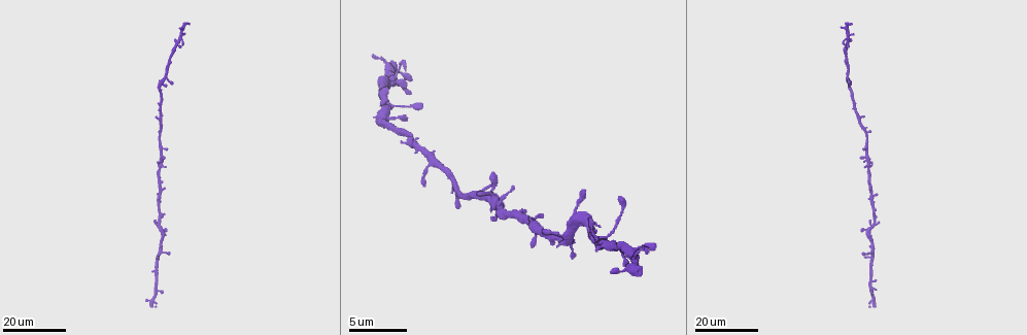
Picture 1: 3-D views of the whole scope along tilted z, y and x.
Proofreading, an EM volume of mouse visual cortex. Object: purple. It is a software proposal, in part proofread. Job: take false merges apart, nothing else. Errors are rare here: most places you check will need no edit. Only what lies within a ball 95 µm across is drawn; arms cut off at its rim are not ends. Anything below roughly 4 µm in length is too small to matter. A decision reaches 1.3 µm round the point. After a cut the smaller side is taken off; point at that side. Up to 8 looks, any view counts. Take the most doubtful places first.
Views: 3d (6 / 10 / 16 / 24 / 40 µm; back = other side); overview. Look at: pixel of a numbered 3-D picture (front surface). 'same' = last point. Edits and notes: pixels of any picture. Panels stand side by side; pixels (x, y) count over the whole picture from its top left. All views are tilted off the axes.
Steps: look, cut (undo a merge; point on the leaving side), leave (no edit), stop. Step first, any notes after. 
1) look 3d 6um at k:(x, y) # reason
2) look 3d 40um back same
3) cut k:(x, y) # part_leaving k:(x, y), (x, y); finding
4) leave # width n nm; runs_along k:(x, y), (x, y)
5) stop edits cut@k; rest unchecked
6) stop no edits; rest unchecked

look 3d 16um at 1:(866, 156) # looks like a crossing

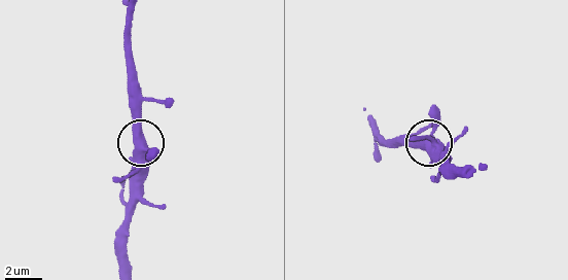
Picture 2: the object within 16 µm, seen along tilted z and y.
look 3d 10um at 2:(437, 143)

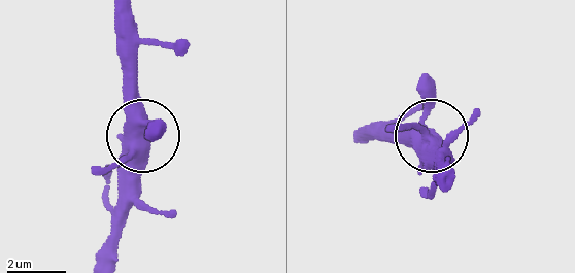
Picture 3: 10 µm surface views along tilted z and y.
leave # side_arm 52 um; runs_along 3:(126, 128), (141, 129), (135, 35); all the same neuron

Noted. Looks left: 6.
look 3d 24um at 1:(849, 39) # three arms meet

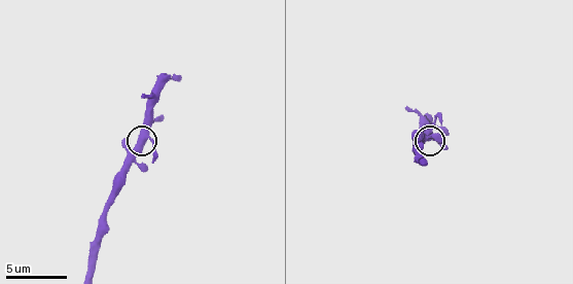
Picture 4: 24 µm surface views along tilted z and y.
look 3d 10um at 4:(141, 134) # zoom in

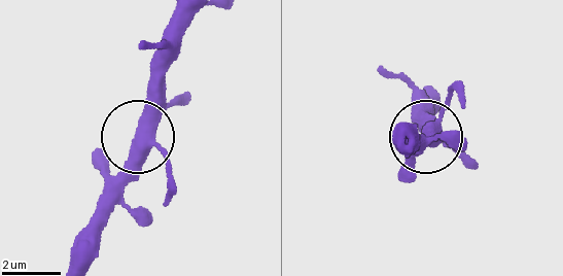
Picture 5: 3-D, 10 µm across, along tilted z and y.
look 3d 6um at 5:(142, 134)

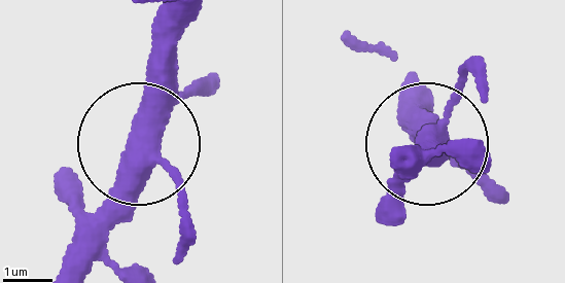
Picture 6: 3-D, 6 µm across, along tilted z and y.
leave # arms 3; runs_along 6:(59, 268), (148, 95), (148, 26); all the same neuron

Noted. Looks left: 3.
look 3d 24um at 1:(869, 266) # thin neck

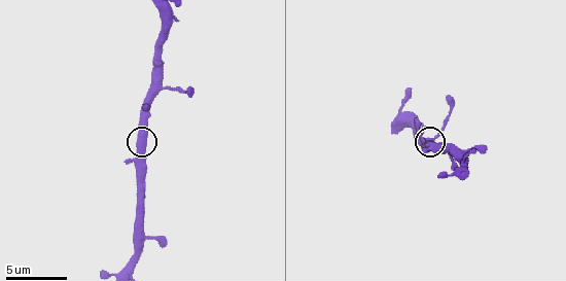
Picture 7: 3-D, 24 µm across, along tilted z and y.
look 3d 6um at 7:(141, 144)

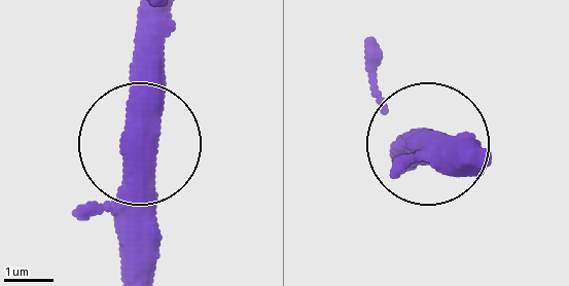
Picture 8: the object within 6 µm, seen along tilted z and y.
look 3d 6um back at 8:(147, 148) # from behind

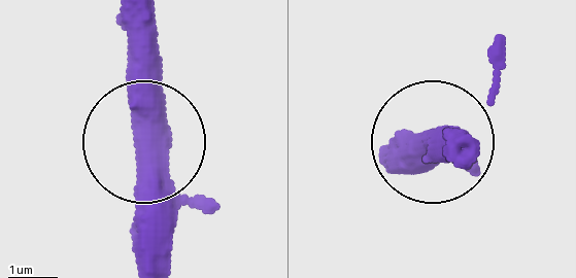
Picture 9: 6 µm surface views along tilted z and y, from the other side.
leave # runs_along 9:(123, 19), (145, 153), (145, 261); continuous, no second neuron

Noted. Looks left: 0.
stop no edits; rest unchecked

